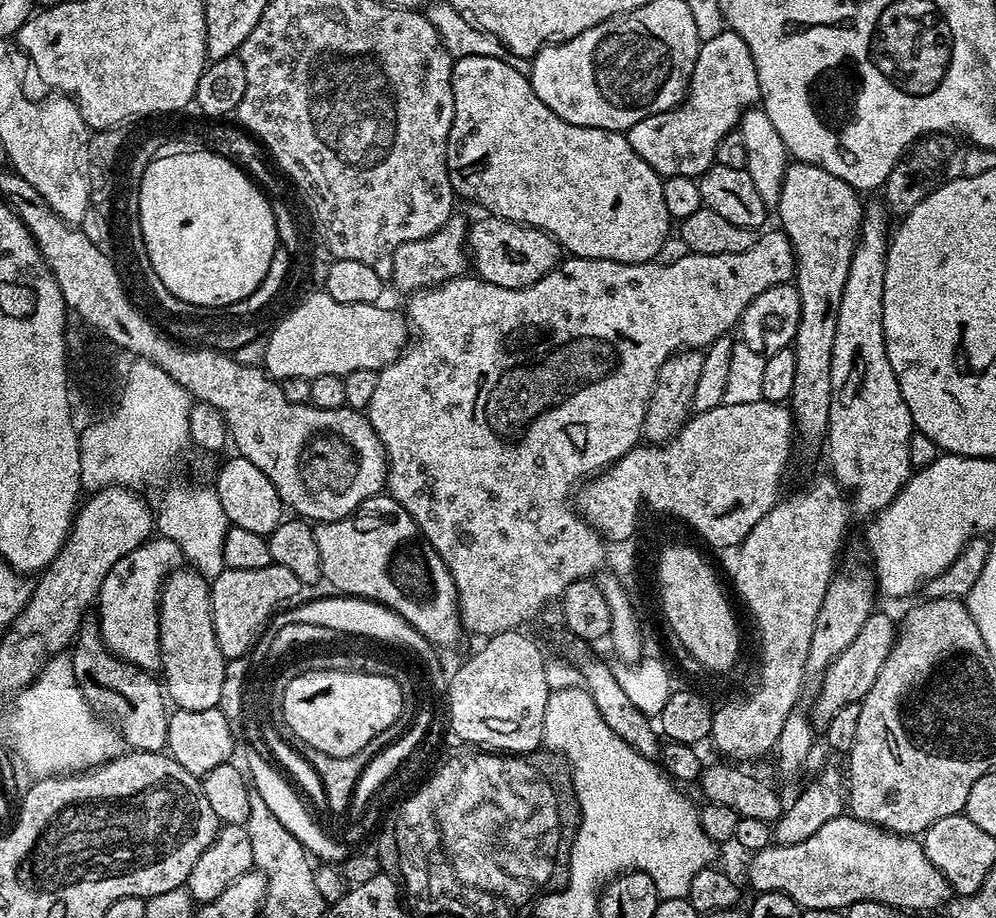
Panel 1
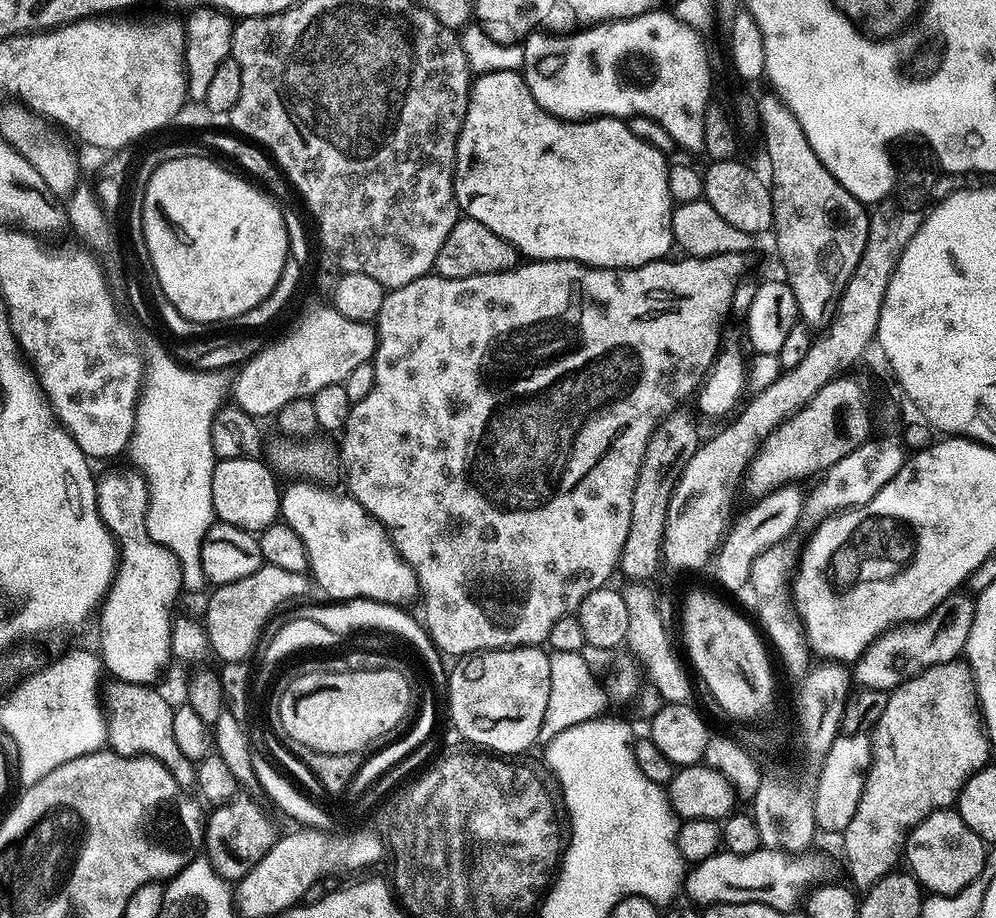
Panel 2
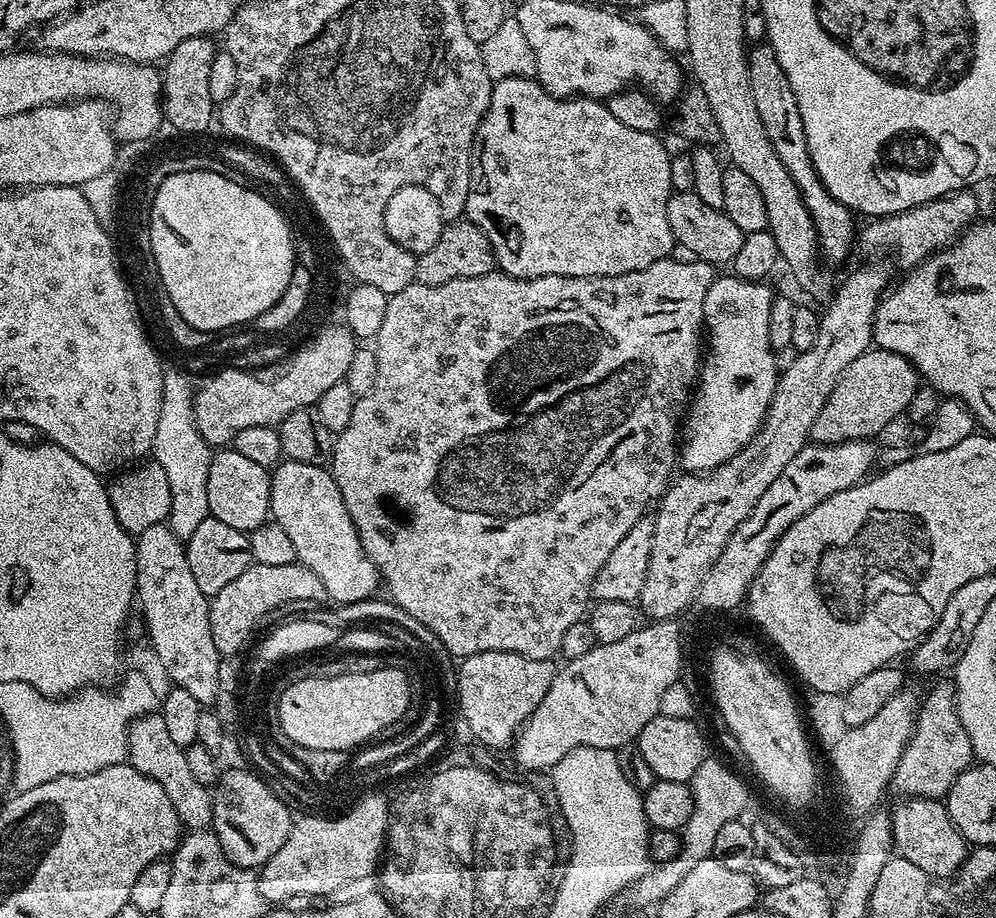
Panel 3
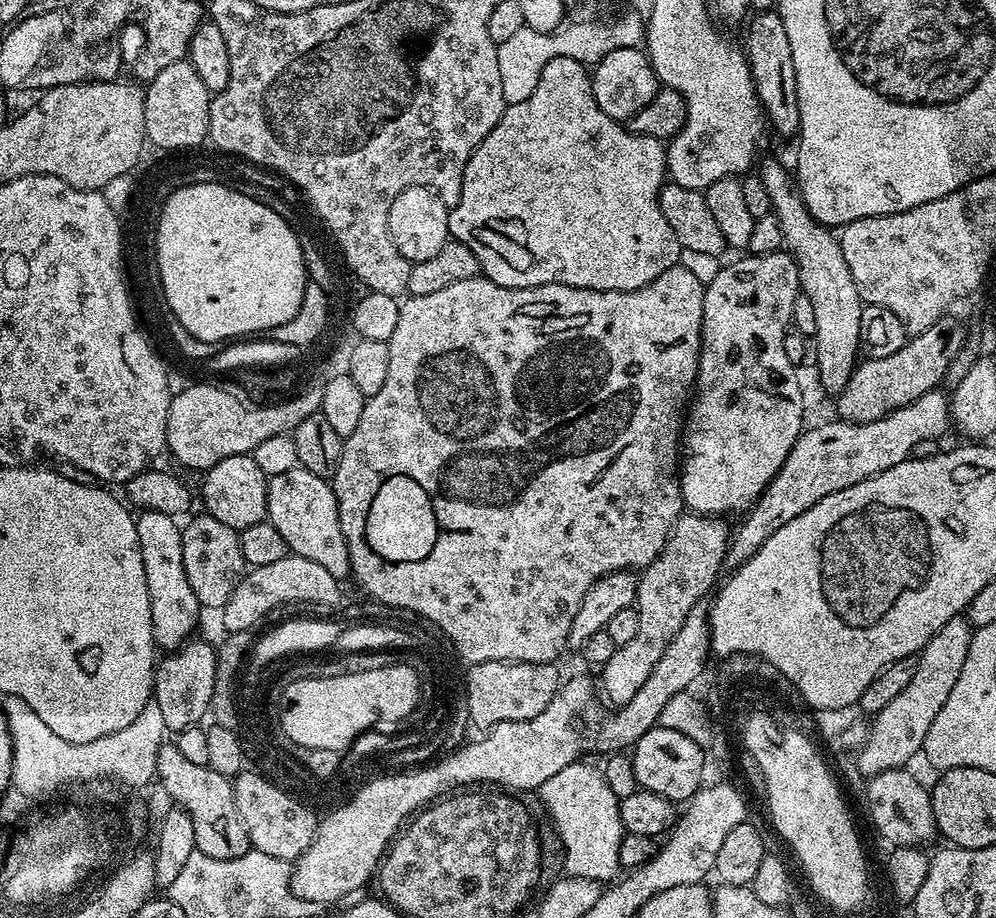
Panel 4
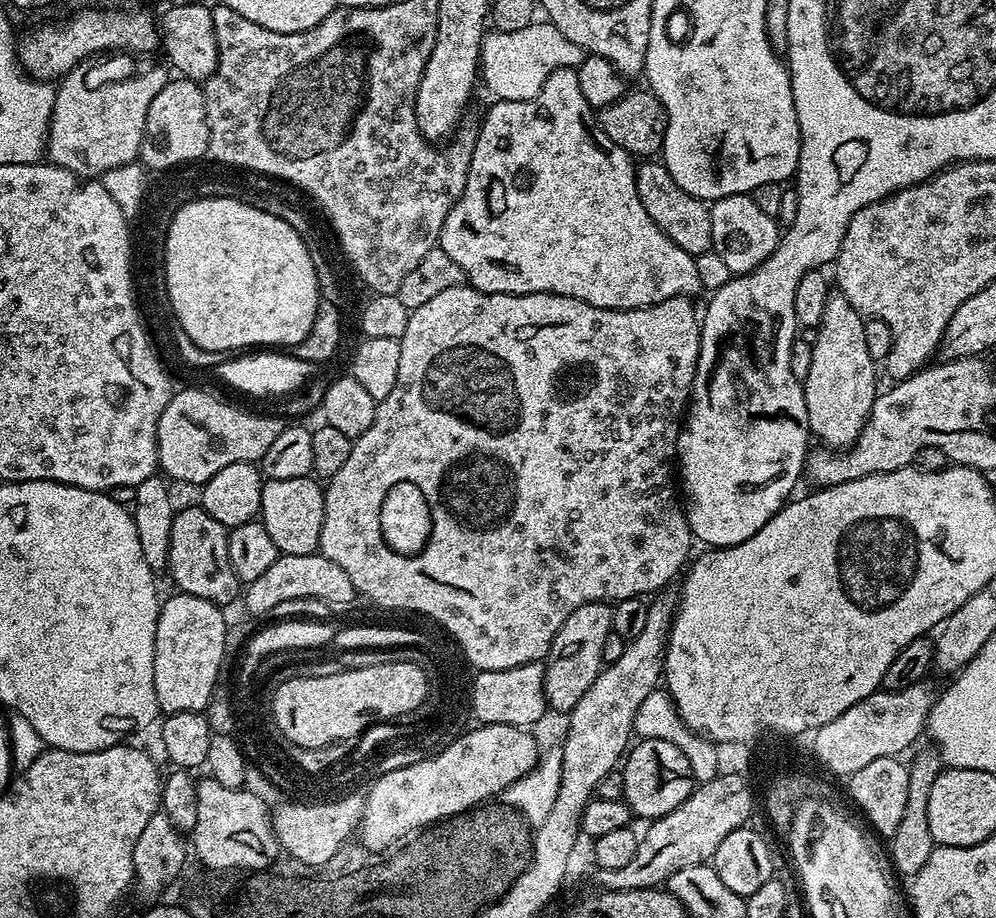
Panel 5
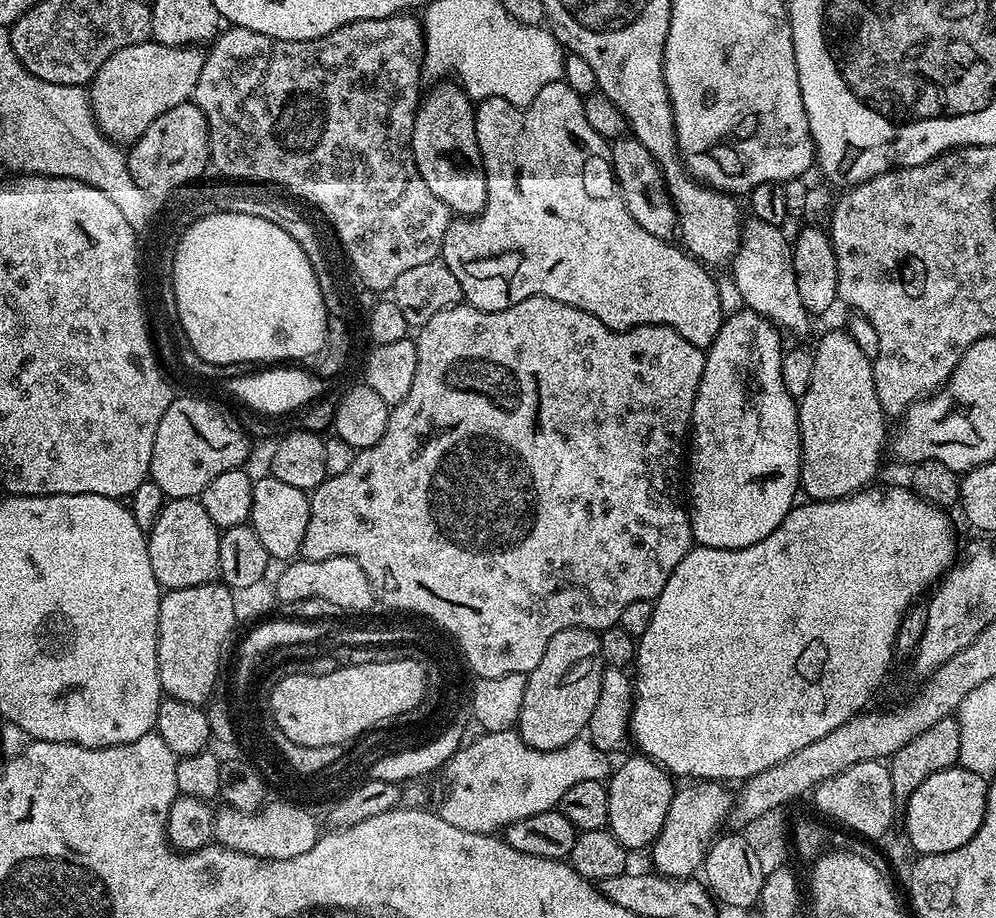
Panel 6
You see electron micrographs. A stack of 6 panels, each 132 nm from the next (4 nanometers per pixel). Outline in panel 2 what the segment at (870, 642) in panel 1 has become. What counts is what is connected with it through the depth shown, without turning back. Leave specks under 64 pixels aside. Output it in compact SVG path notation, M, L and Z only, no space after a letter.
M953 594L946 597L926 618L887 628L855 661L855 683L861 688L888 692L897 688L905 678L918 675L923 668L957 659L970 638L975 609L971 595Z

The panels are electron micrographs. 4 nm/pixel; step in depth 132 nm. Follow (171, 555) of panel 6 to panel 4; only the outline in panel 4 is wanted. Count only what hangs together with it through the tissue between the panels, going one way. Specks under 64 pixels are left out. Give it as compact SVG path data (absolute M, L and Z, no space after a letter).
M199 514L182 528L182 566L186 566L186 579L198 598L201 609L223 609L234 586L243 578L246 565L242 558L240 533L236 529L218 522L218 518Z

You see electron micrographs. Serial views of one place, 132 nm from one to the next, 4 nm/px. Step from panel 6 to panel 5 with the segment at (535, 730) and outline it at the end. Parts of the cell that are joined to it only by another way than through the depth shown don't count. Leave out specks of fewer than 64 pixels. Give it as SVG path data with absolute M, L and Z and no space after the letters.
M607 603L578 606L578 610L574 610L566 622L562 622L543 661L544 699L551 711L553 708L556 712L567 714L574 706L578 706L578 698L590 690L594 678L598 678L602 670L602 645L606 643L606 634L611 632L612 609Z

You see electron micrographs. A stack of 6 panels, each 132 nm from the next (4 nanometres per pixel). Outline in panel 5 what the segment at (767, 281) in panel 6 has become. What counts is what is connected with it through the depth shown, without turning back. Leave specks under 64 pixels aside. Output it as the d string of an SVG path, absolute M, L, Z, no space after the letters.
M751 195L727 196L711 201L710 234L712 235L712 251L726 262L732 274L753 272L776 248L782 235L778 227L777 217L765 214L754 202Z

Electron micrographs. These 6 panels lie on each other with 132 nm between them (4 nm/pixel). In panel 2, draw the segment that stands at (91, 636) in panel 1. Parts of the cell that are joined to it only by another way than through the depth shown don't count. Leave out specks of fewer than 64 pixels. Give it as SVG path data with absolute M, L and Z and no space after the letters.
M113 679L112 684L103 685L102 688L102 709L103 715L107 719L107 743L110 745L111 751L117 752L119 756L149 756L158 762L162 762L162 766L166 766L166 770L170 770L170 774L174 774L174 778L185 786L195 785L196 782L196 764L190 758L186 758L186 754L182 754L182 750L178 750L178 742L174 742L174 711L173 705L168 705L168 700L160 692L155 692L155 687L146 684L128 684L124 680Z

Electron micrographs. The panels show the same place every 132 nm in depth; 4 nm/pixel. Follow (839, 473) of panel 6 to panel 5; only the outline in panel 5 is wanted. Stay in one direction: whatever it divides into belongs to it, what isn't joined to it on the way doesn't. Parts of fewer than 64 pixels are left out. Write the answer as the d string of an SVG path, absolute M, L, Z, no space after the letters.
M839 294L829 295L826 302L826 310L822 314L822 322L819 328L815 329L814 336L816 340L811 341L812 345L812 361L810 362L810 374L806 374L806 378L802 381L804 385L804 397L806 398L806 410L808 411L808 430L813 437L816 436L821 445L825 448L833 450L847 450L856 443L856 439L860 437L860 431L864 429L864 423L868 420L870 410L874 406L878 395L878 387L876 388L876 364L877 361L870 354L870 350L866 350L866 330L864 329L865 317L858 314L858 310L854 310L854 306L850 306L850 302L846 302L846 298Z

